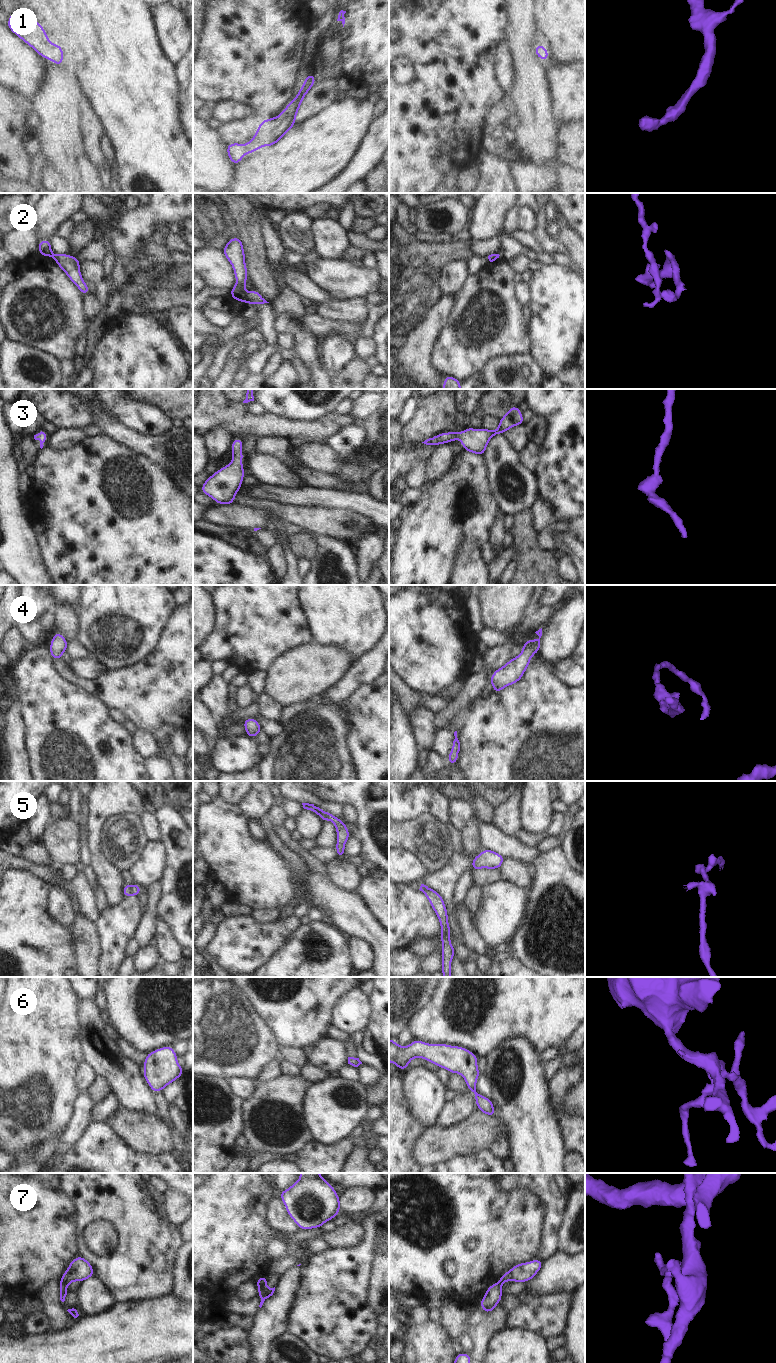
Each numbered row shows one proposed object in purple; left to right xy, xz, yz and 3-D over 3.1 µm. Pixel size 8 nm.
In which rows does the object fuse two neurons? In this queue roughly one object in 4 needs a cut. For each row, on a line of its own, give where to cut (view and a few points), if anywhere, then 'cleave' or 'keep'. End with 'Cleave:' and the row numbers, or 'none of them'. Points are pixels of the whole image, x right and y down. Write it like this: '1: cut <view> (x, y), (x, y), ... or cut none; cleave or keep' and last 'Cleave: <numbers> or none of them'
1: cut none; keep
2: cut xz (247, 294), (249, 303); cleave
3: cut none; keep
4: cut none; keep
5: cut xy (130, 885), (134, 894); cleave
6: cut none; keep
7: cut xy (68, 1282), (60, 1283); cleave
Cleave: 2, 5, 7

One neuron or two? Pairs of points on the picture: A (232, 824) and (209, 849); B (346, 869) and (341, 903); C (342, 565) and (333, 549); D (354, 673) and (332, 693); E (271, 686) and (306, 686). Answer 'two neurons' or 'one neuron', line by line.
A: one neuron
B: two neurons
C: one neuron
D: one neuron
E: one neuron

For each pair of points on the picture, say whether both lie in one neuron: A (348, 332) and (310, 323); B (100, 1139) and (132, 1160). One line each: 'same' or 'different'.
A: same
B: same

